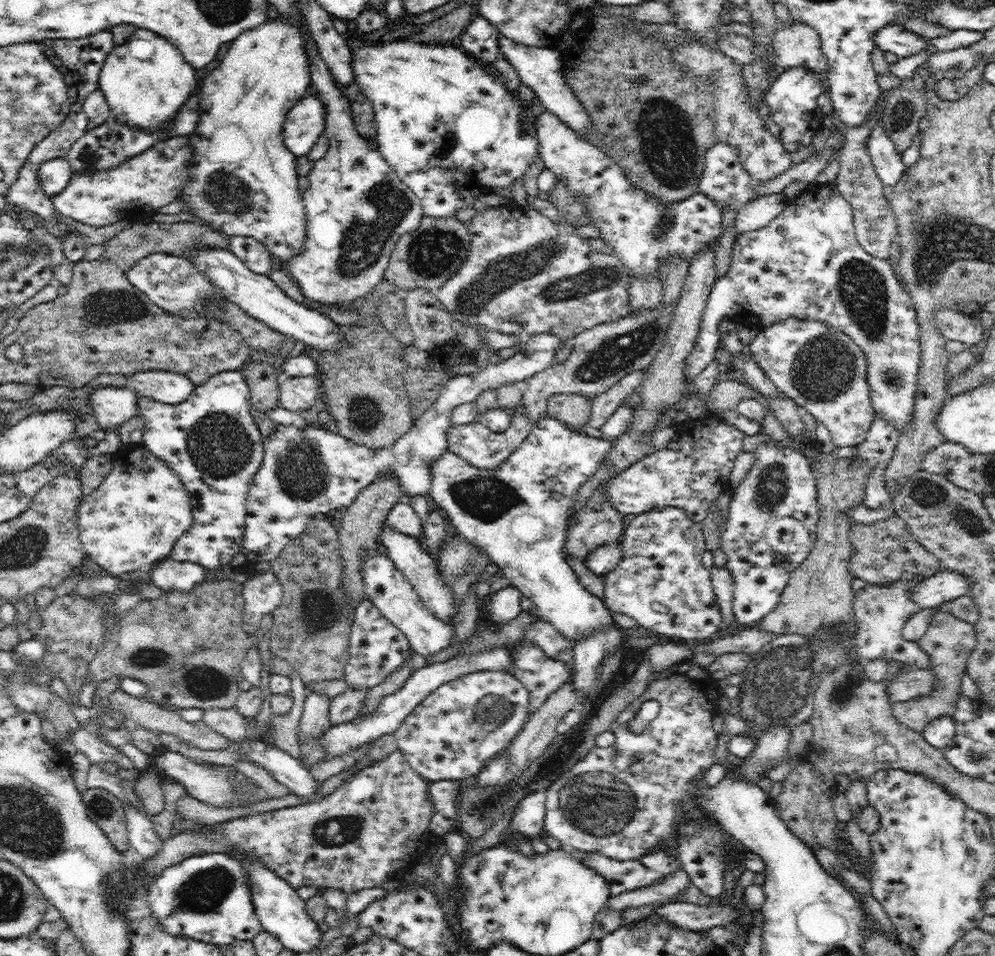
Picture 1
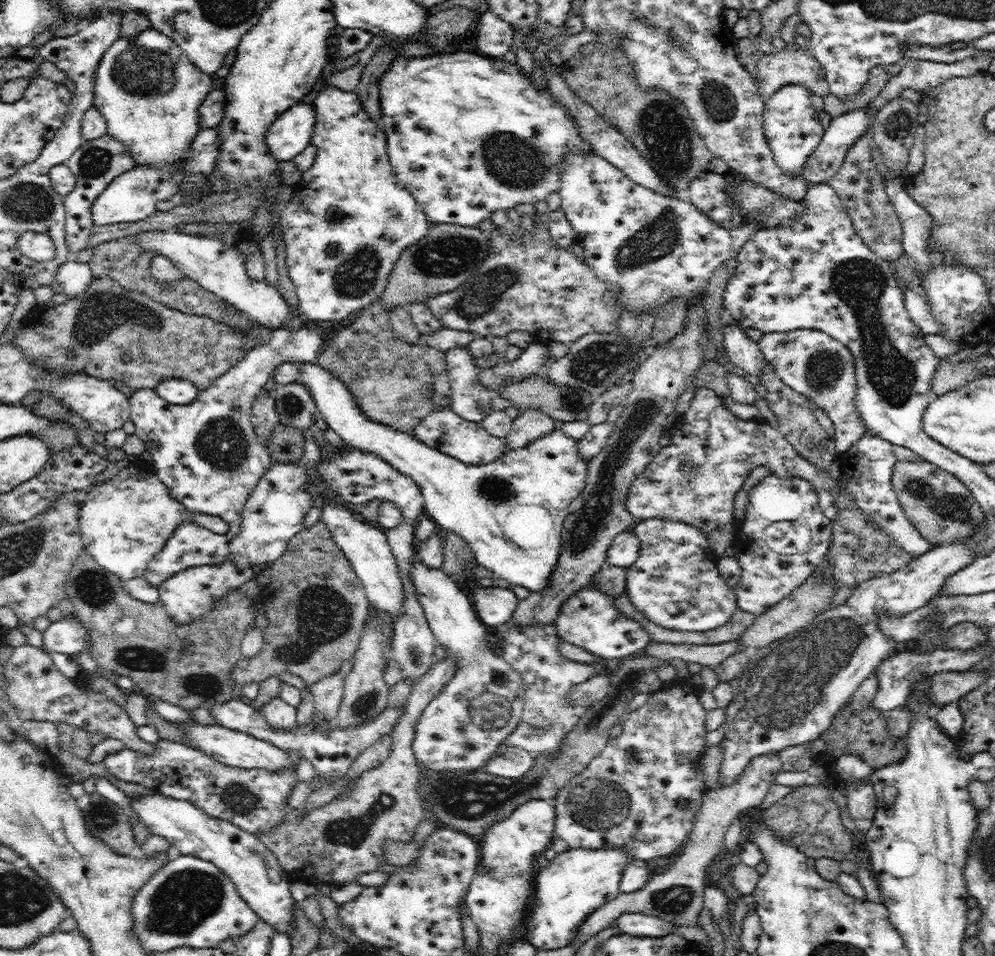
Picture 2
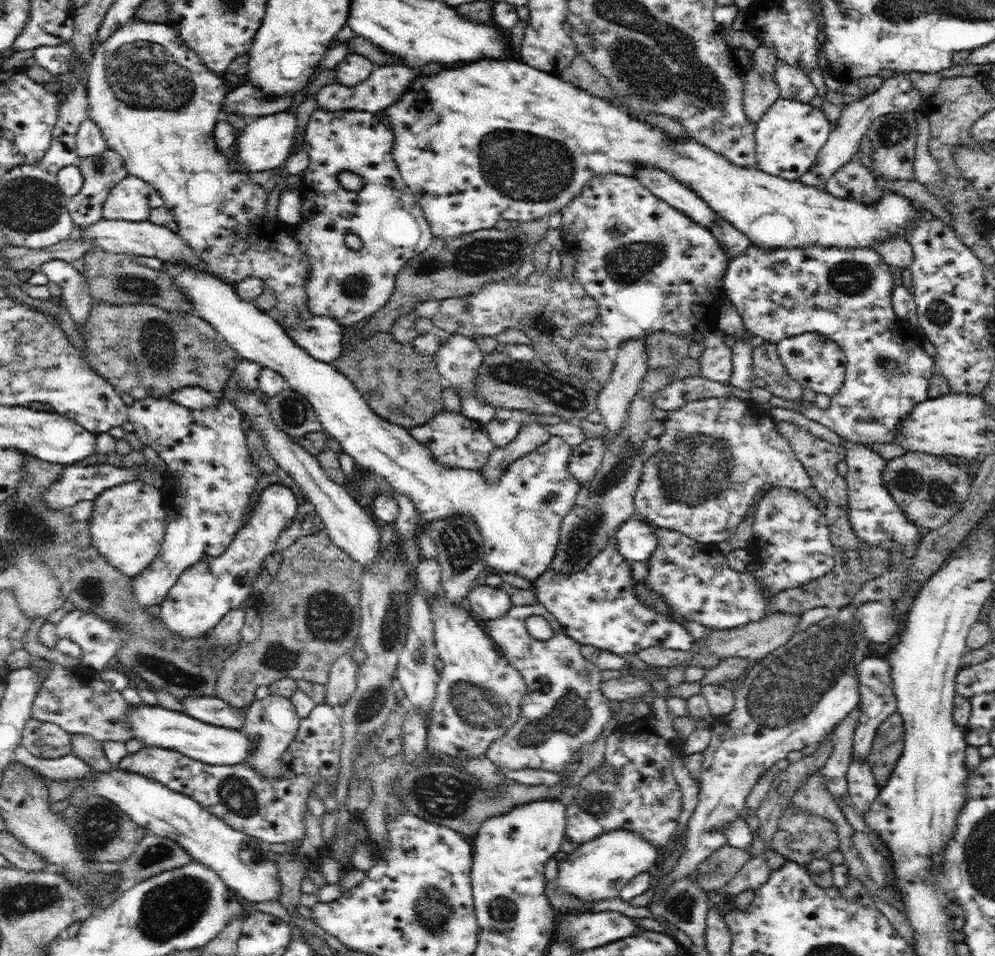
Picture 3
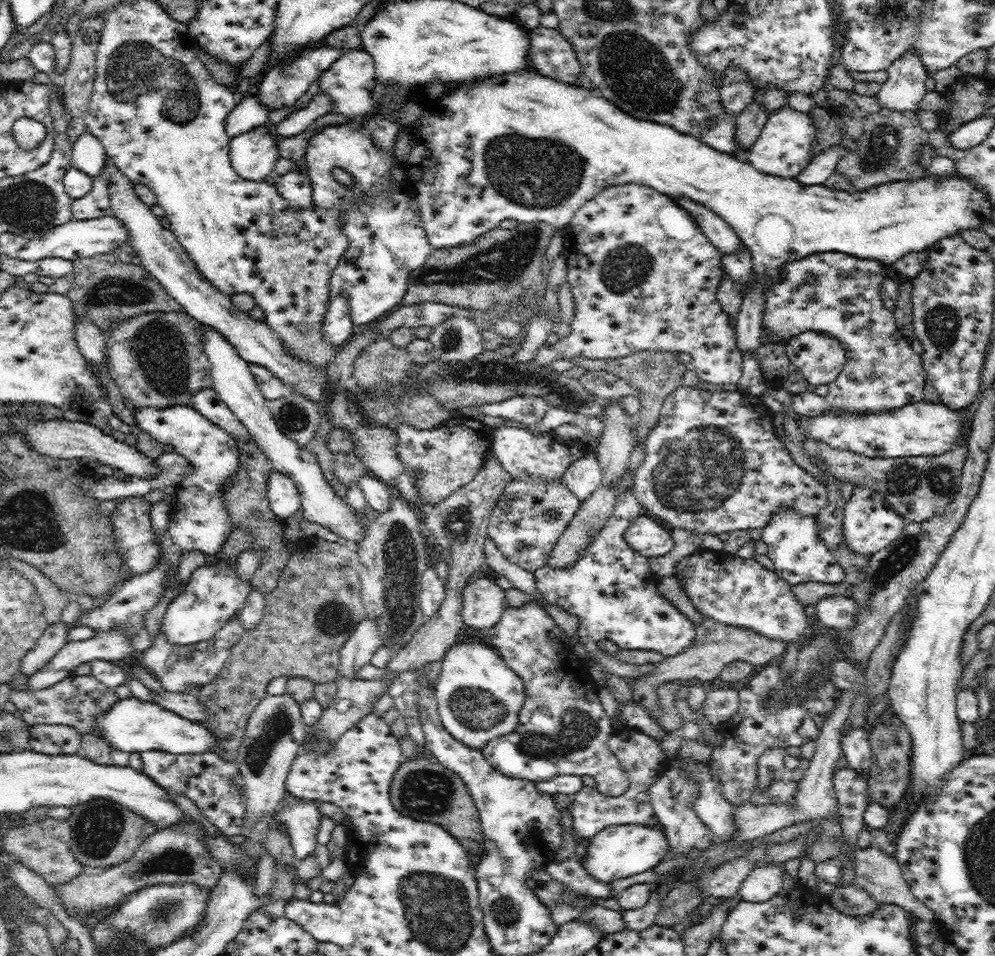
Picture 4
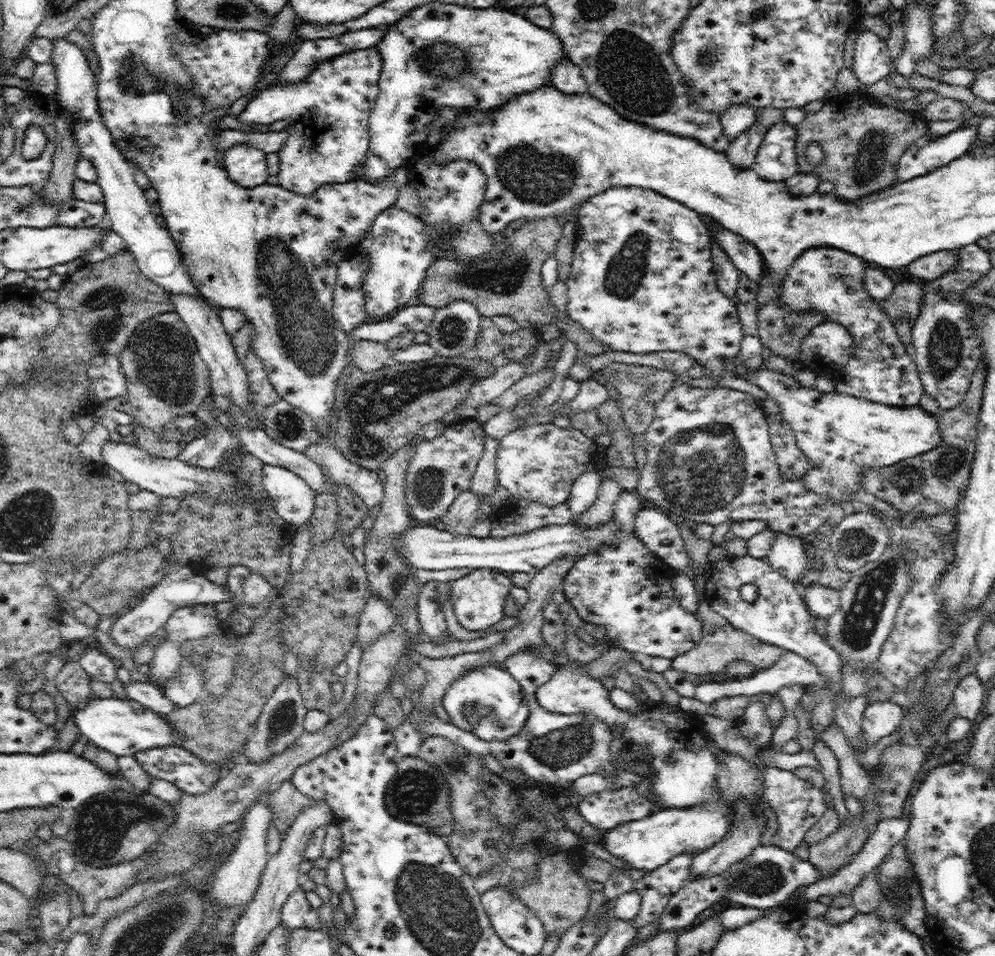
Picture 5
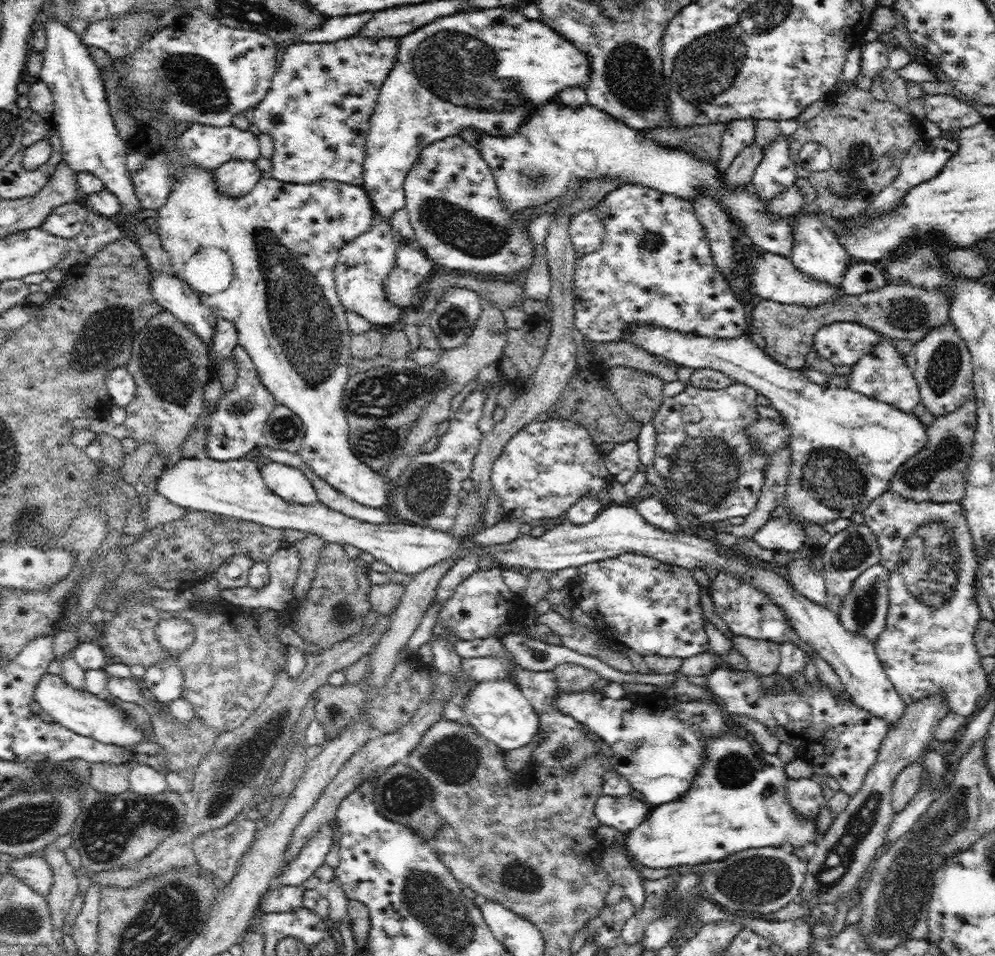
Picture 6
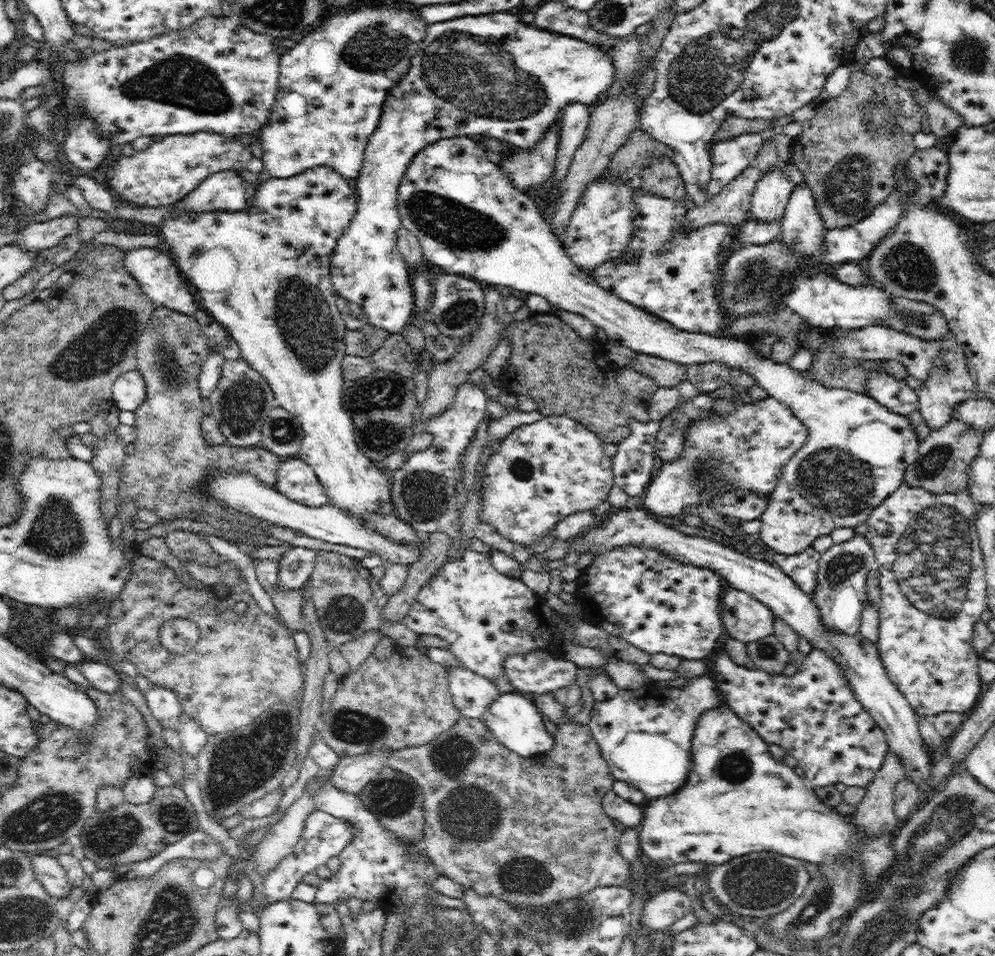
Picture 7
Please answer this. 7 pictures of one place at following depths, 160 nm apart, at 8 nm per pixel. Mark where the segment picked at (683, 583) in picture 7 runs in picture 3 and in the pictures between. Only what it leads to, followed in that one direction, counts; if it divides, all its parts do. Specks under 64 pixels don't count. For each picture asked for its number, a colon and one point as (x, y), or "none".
3: (597, 606)
4: (611, 589)
5: (627, 589)
6: (653, 607)

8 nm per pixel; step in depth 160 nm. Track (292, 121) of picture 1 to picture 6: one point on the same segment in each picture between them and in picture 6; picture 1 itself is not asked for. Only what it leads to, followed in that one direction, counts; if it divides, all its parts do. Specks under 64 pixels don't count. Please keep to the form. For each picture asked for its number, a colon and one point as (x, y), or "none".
2: (288, 135)
3: (265, 144)
4: (253, 154)
5: (246, 165)
6: (236, 178)

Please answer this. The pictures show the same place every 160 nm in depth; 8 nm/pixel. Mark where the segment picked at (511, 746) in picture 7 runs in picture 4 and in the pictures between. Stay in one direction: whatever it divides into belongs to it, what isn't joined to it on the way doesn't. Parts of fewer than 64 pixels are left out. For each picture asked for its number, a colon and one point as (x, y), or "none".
4: (479, 698)
5: (489, 702)
6: (498, 710)

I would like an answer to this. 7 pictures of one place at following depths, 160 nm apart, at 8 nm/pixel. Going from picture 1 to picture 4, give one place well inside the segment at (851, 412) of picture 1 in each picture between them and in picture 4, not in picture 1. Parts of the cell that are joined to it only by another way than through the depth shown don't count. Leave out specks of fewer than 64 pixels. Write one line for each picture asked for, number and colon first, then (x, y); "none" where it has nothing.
2: (811, 362)
3: (815, 361)
4: (820, 357)

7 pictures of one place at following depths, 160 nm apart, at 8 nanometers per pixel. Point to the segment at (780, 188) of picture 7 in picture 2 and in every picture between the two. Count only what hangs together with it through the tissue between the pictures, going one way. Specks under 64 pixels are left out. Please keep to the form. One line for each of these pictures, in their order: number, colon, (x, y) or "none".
2: (792, 127)
3: (788, 137)
4: (784, 148)
5: (775, 160)
6: (776, 172)

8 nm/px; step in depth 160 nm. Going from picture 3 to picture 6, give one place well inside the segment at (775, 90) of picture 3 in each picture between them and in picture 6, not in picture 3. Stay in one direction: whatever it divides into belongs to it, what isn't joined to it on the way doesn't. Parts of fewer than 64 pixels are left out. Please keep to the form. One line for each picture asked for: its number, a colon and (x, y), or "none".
4: (749, 123)
5: (741, 152)
6: (741, 171)

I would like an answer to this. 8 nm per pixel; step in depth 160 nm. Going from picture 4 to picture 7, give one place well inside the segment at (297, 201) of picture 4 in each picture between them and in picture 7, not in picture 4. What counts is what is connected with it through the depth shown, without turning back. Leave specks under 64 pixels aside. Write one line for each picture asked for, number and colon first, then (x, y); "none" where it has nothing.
5: (328, 111)
6: (317, 111)
7: (333, 84)

